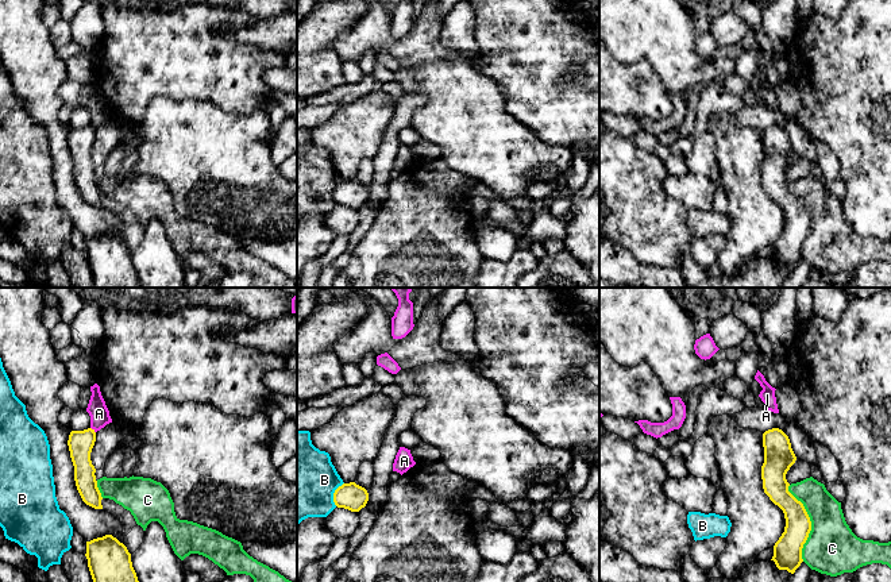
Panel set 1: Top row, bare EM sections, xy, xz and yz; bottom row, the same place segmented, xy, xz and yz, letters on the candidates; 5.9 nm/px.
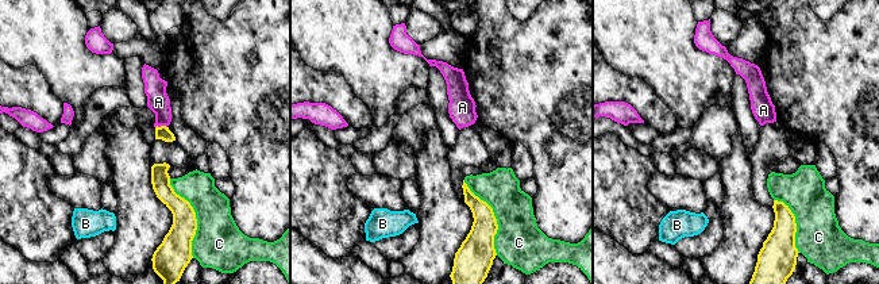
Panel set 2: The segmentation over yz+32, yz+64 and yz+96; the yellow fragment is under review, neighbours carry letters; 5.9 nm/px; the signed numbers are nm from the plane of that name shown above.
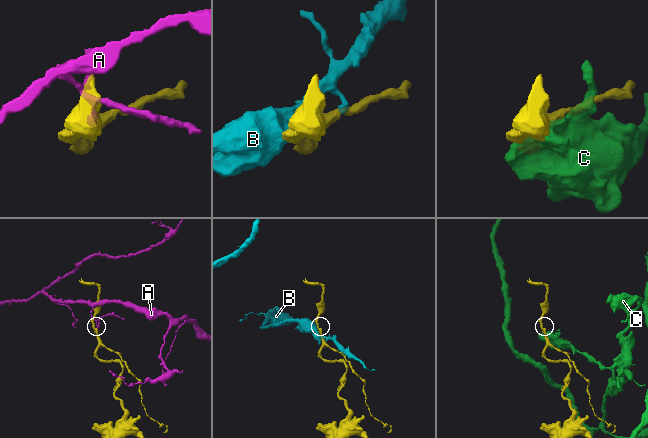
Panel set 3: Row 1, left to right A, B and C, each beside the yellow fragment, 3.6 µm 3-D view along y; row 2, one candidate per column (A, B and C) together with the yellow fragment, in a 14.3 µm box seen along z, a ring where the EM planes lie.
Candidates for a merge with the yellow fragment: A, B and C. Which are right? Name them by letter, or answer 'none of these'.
none of these

